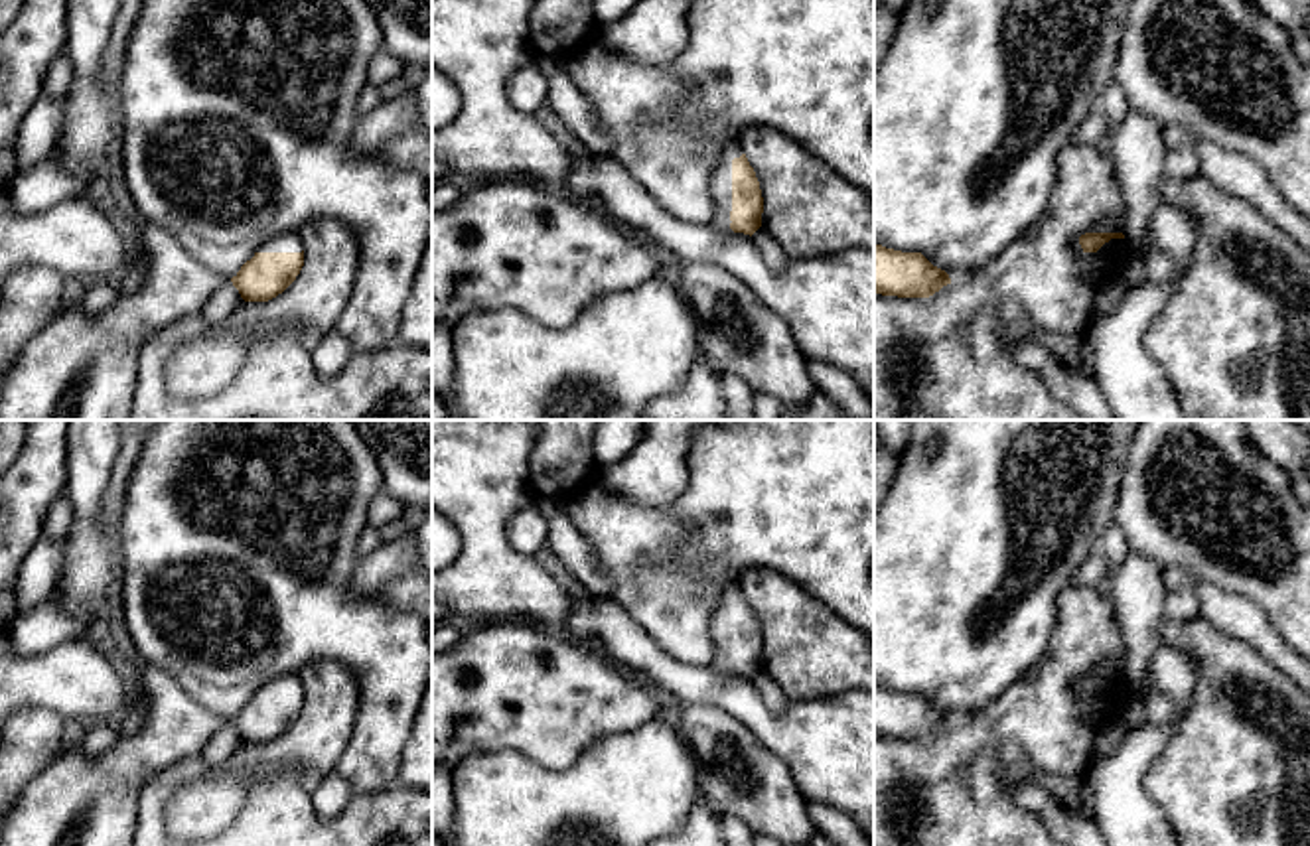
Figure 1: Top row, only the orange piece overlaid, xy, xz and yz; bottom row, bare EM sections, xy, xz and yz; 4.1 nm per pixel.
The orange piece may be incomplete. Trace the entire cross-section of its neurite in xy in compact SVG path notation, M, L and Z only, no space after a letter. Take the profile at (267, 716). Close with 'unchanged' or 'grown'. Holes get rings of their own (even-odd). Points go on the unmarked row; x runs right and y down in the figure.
M298 674L266 682L231 720L245 743L268 743L282 736L304 708L304 686Z; grown

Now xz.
M740 582L726 584L714 603L710 617L714 672L734 678L752 678L762 670L764 639L754 609Z; grown

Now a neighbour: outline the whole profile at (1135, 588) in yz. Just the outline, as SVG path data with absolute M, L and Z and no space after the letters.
M1130 550L1113 568L1103 588L1113 603L1123 649L1128 657L1125 682L1146 696L1150 694L1150 665L1162 645L1158 629L1164 621L1164 599L1168 594L1162 568L1148 556Z

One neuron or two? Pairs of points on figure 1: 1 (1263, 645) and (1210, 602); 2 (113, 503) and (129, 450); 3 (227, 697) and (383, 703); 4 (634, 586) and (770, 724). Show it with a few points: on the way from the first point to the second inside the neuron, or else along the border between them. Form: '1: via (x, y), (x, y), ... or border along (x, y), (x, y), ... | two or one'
1: via (1251, 632), (1224, 610) | one
2: via (115, 490), (123, 464) | one
3: via (271, 653), (279, 647), (344, 647), (356, 659) | one
4: border along (663, 649), (677, 659), (707, 667) | two

